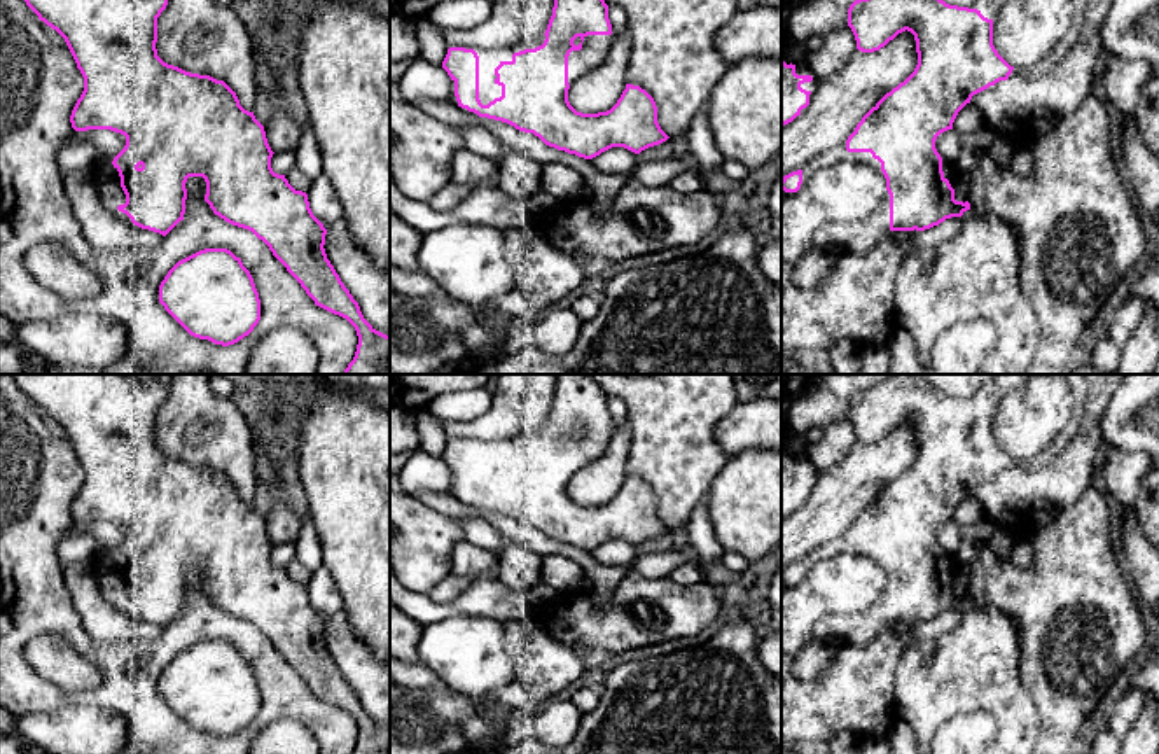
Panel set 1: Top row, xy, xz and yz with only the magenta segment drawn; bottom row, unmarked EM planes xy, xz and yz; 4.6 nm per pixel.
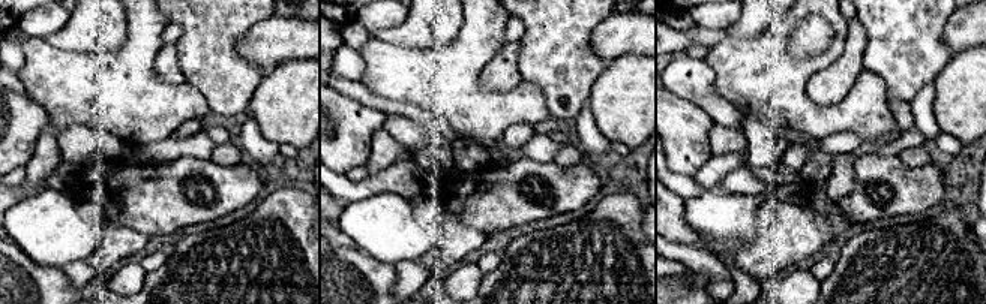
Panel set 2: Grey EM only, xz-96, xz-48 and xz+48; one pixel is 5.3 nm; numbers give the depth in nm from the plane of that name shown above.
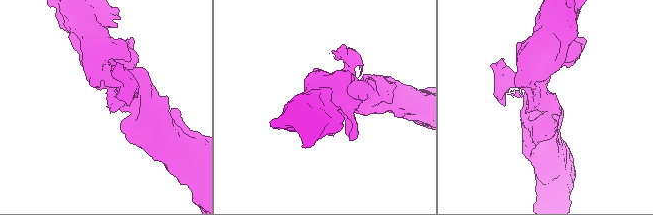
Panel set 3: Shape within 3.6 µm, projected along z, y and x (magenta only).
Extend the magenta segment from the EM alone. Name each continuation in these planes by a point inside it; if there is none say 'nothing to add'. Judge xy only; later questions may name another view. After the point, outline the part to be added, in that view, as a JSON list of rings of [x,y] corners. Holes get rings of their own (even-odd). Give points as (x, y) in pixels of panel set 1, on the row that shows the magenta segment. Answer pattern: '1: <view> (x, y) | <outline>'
1: xy (107, 177) | [[[101,159],[93,168],[93,173],[96,177],[96,185],[98,185],[98,192],[100,192],[103,206],[110,213],[114,213],[115,217],[124,220],[126,224],[135,226],[126,213],[117,210],[119,205],[126,203],[126,194],[124,194],[124,191],[121,187],[119,171],[112,164],[112,161],[110,159]]]

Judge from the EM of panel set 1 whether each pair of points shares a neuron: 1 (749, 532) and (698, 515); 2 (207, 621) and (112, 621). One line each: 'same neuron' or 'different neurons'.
1: different neurons
2: different neurons

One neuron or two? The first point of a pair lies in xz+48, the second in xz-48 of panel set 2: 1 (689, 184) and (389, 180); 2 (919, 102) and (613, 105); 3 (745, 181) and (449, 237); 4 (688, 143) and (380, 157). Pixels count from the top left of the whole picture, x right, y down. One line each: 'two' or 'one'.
1: one
2: two
3: two
4: two

